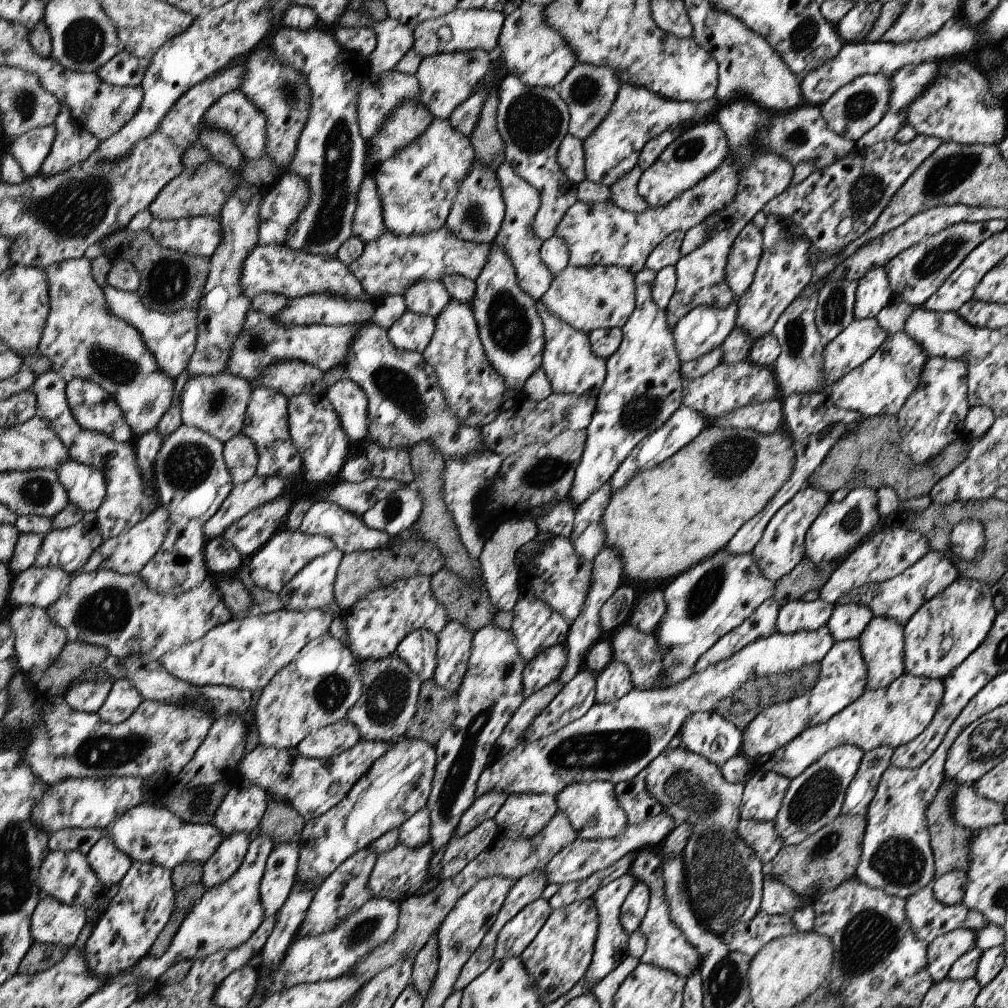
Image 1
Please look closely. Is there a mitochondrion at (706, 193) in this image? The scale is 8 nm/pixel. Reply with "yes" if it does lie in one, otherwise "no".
yes

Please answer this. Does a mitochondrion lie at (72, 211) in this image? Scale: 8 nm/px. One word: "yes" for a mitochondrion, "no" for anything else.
yes

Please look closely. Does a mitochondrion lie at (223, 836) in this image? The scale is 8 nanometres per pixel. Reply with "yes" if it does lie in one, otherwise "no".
no

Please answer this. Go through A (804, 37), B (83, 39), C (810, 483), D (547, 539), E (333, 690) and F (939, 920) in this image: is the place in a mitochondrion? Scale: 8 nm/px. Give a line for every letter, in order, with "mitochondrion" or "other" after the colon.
A: mitochondrion
B: mitochondrion
C: other
D: other
E: mitochondrion
F: other

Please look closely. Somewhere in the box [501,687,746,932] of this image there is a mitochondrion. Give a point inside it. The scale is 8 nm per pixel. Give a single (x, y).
(597, 750)

